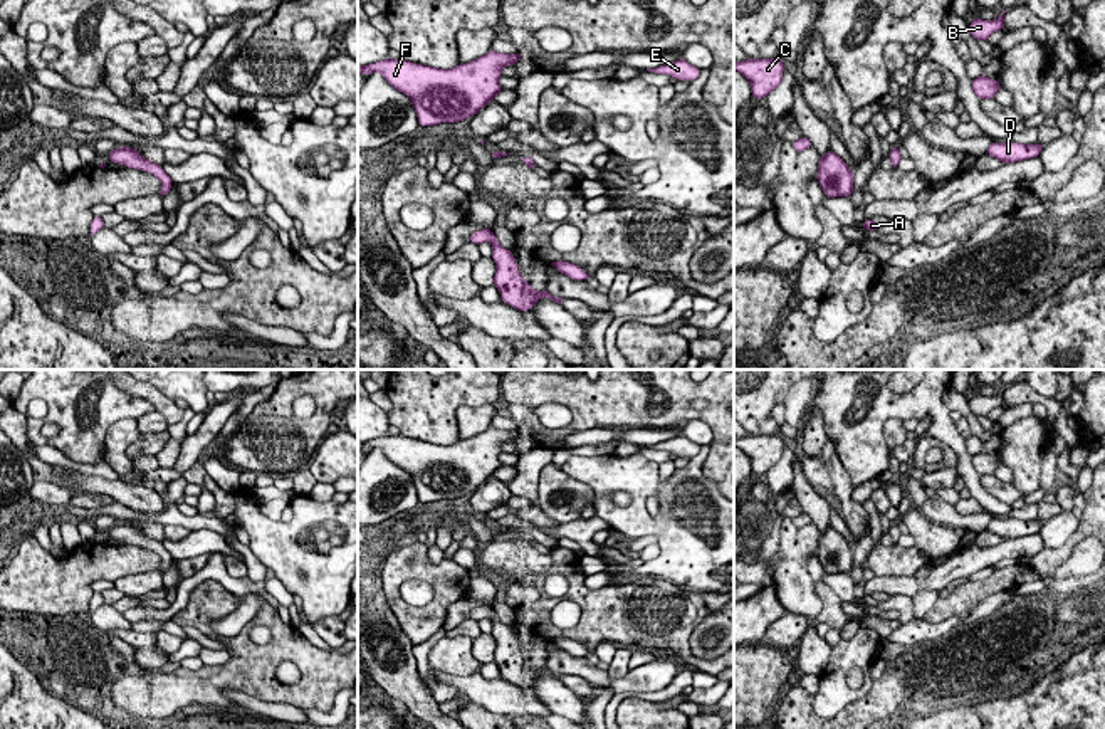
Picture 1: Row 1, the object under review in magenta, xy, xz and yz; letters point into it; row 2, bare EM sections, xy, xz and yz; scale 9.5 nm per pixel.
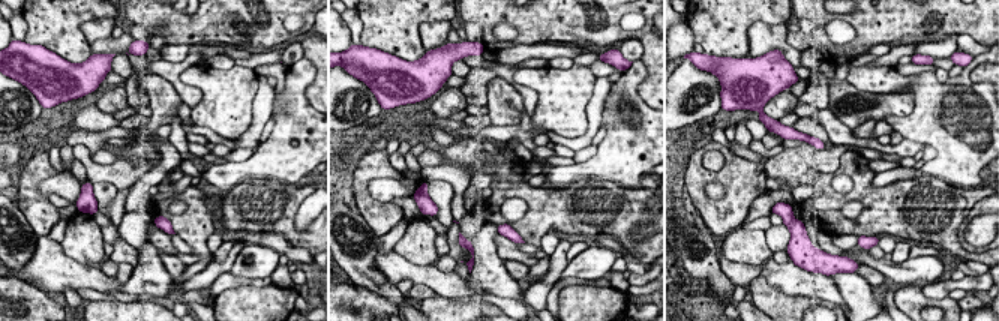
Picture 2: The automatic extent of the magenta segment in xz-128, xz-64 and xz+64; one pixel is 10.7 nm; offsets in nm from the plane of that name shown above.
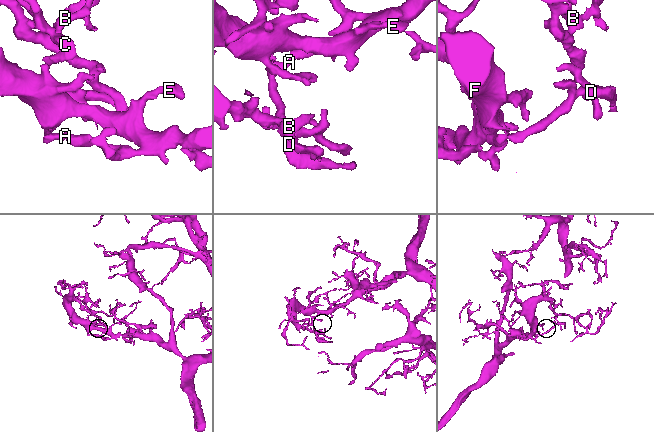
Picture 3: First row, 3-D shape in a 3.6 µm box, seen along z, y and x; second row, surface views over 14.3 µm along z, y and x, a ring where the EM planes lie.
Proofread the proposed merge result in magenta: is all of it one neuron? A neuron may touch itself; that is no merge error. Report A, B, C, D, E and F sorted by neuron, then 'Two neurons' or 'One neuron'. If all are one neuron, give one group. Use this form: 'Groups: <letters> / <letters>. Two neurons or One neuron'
Groups: A B C D E F. One neuron

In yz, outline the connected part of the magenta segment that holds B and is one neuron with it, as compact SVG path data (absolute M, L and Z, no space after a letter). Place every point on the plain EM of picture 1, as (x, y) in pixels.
M1003 386L1003 390L996 396L982 396L982 395L972 396L969 400L971 412L976 417L987 417L992 408L1003 406L1003 403L1004 403L1004 390L1006 390L1006 386Z

